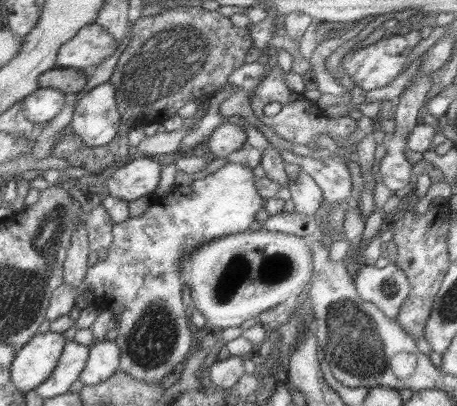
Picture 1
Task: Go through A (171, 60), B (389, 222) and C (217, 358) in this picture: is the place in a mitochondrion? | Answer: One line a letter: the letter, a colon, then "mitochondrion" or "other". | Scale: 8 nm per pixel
A: mitochondrion
B: other
C: other

